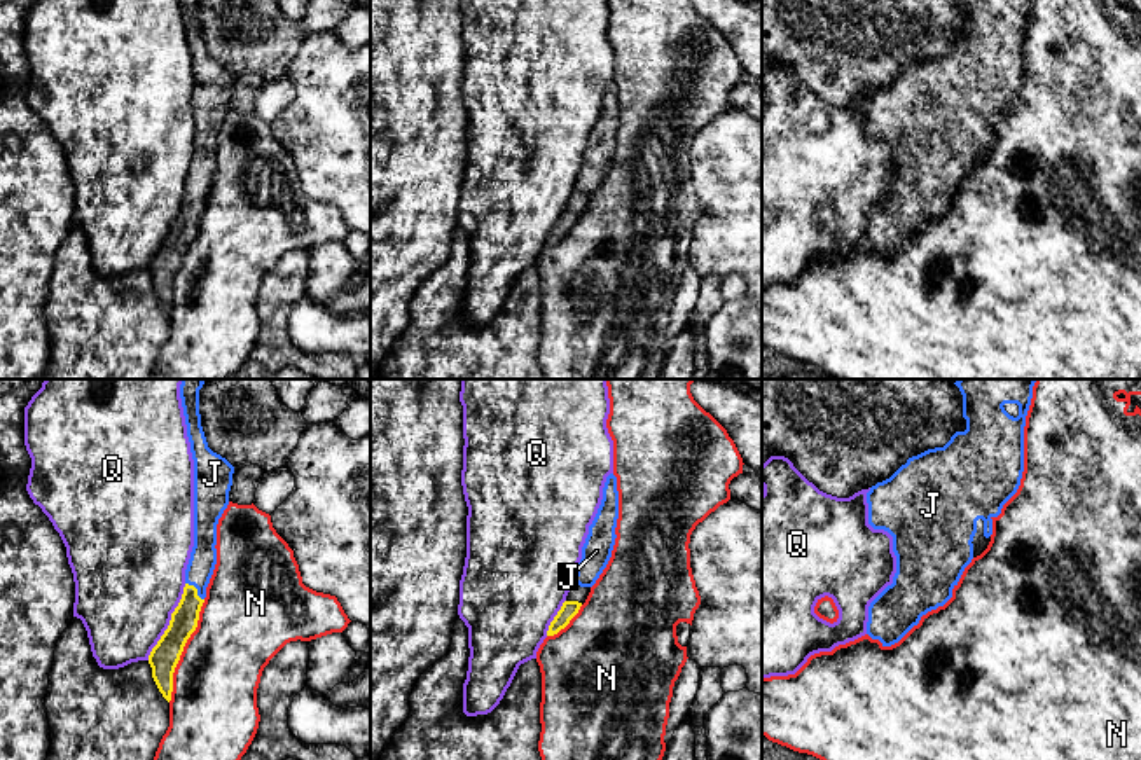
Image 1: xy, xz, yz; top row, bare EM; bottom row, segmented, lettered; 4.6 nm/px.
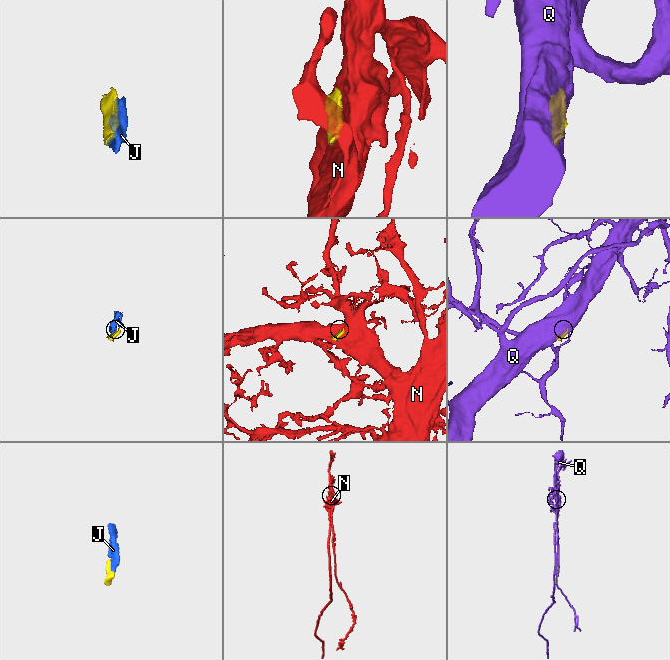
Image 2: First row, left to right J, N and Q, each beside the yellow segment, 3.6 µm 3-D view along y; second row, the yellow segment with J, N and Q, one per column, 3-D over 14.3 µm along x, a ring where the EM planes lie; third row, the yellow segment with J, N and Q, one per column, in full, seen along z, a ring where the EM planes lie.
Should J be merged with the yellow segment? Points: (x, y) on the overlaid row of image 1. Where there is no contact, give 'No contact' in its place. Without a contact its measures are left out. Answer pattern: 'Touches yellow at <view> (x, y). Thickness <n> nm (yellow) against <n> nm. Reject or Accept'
Touches yellow at xy (196, 589). Thickness 130 nm (yellow) against 130 nm. Accept

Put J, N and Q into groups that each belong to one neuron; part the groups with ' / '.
J / N / Q

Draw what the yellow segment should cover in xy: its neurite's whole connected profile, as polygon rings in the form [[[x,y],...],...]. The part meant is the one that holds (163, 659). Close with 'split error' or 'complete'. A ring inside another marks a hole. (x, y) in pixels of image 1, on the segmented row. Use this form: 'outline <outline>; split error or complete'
outline [[[182,379],[180,398],[194,459],[194,547],[185,570],[182,599],[149,655],[152,678],[169,702],[173,673],[190,634],[197,627],[206,587],[217,564],[217,524],[229,505],[234,466],[208,447],[199,414],[203,379]]]; split error

